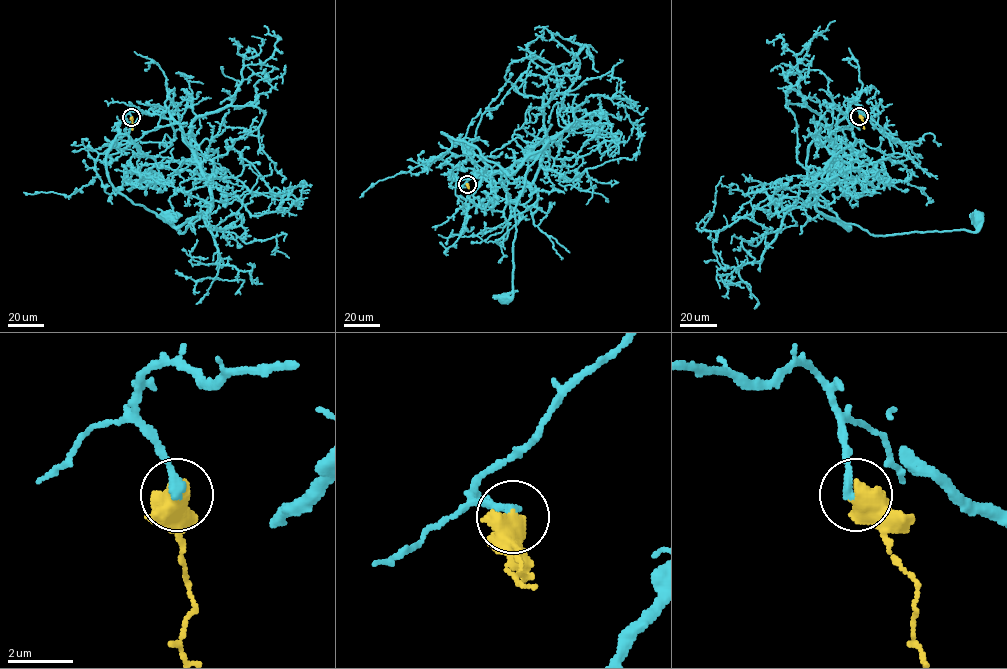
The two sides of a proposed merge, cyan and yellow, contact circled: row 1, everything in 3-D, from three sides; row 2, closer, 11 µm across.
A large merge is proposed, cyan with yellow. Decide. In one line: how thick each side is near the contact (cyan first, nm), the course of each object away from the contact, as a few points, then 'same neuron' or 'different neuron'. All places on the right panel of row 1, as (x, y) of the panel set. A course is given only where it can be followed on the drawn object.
280/700 nm | cyan via (860, 116), (848, 109), (837, 124), (818, 211), (876, 235), (974, 232), (978, 218) | yellow via (860, 116), (864, 129) | same neuron

